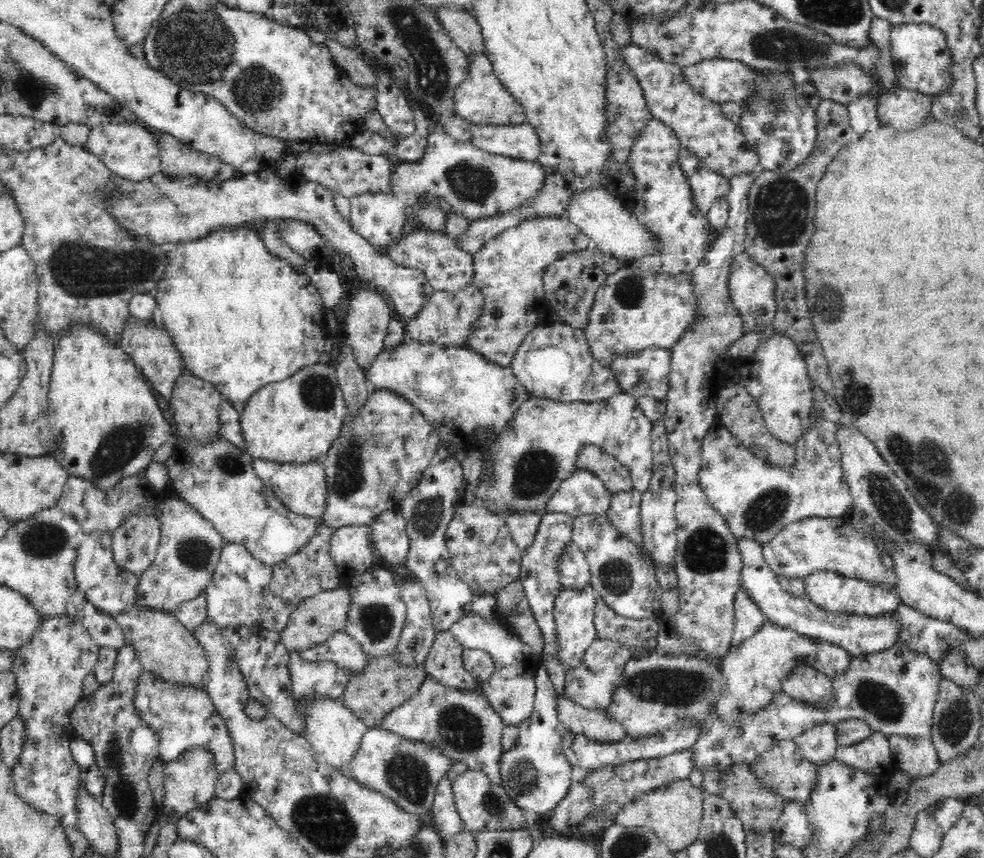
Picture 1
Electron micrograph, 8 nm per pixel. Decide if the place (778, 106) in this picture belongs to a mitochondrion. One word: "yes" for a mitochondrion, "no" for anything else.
yes

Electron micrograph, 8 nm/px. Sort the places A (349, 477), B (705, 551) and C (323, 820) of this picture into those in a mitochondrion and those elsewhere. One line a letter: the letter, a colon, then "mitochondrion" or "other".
A: mitochondrion
B: mitochondrion
C: mitochondrion

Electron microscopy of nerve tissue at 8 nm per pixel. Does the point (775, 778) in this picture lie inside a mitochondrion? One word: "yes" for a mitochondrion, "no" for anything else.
no

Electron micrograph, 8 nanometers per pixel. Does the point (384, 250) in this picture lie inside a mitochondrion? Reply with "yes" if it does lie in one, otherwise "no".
no

